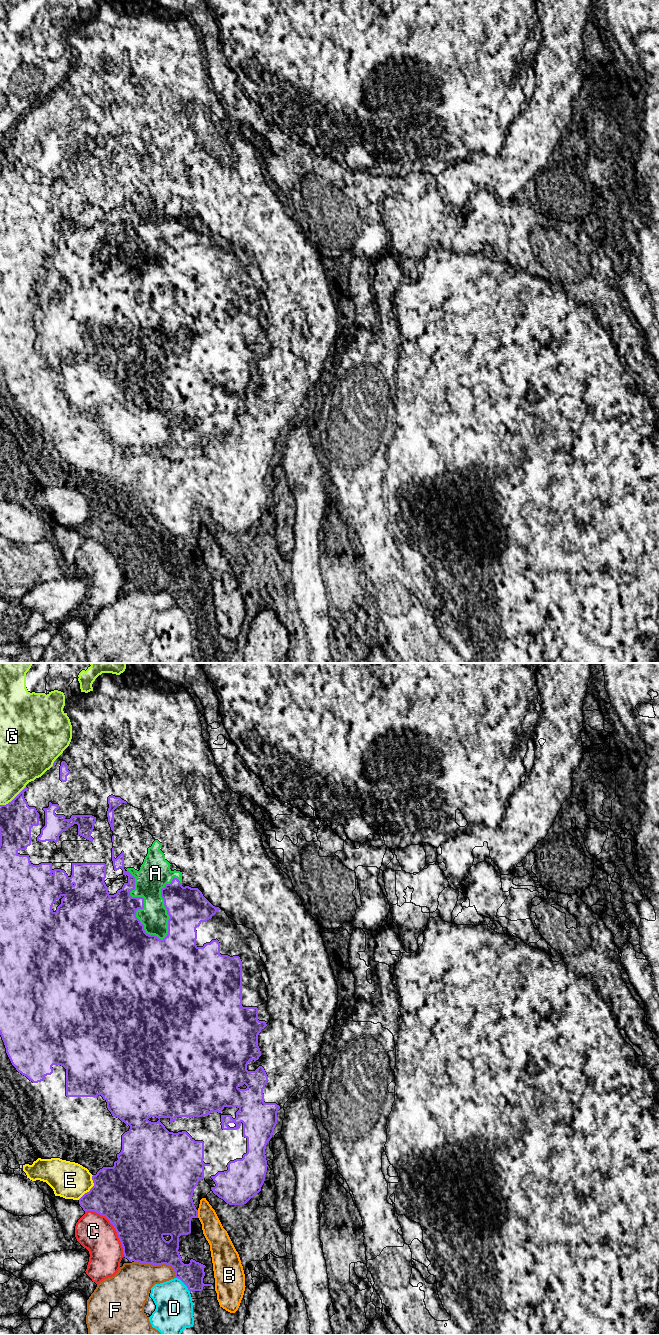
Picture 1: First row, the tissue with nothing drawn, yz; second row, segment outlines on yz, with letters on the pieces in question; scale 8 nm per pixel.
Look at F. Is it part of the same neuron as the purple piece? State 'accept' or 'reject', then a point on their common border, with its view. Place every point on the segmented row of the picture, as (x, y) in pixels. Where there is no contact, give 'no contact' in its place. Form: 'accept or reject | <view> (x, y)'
reject | yz (158, 1264)

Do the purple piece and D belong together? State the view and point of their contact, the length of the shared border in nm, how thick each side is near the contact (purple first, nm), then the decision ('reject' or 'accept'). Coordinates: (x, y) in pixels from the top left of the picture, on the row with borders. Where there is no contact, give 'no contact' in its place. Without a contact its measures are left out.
yz (184, 1283) | 160 nm | 190/300 nm | reject

